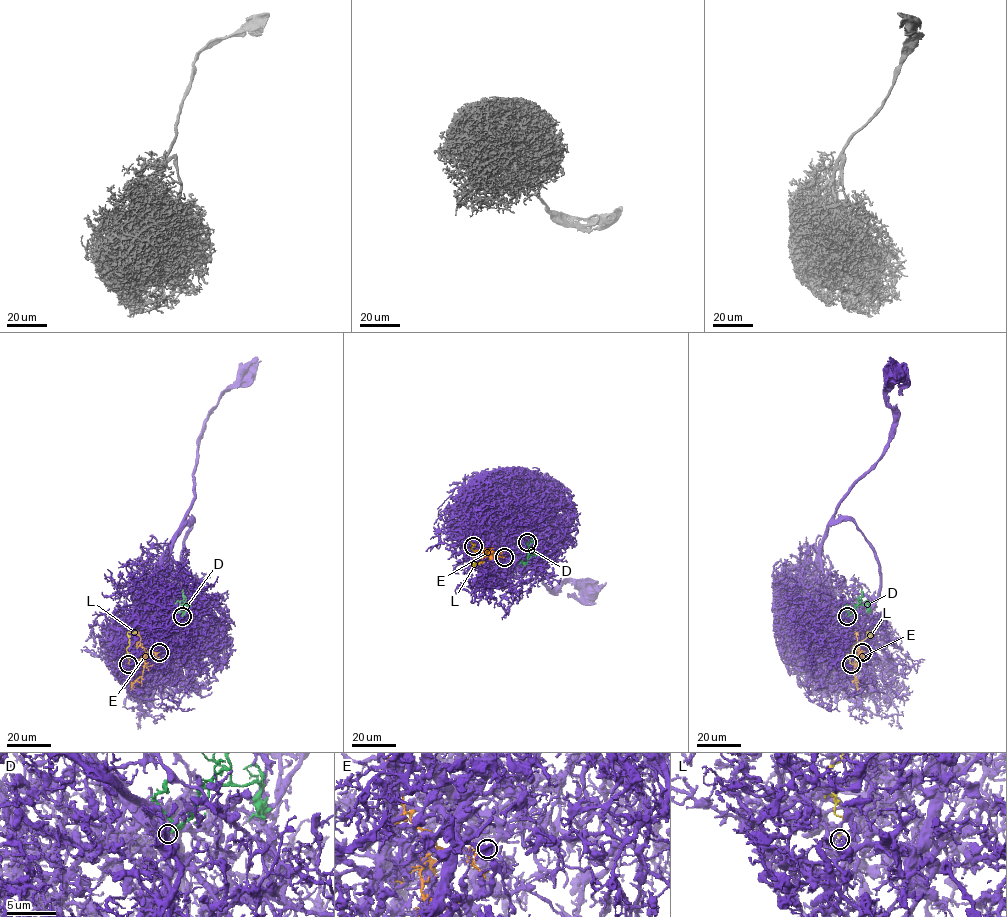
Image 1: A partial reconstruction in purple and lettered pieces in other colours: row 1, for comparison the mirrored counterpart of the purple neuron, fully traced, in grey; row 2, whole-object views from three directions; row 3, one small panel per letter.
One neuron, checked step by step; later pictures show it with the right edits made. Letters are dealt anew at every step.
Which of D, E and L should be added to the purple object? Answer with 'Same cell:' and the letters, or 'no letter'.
Same cell: D

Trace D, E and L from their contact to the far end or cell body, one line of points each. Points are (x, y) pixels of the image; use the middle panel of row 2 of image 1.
D: (527, 543), (531, 549), (527, 562), (519, 563)
E: (504, 557), (490, 554), (490, 549), (475, 552)
L: (473, 546), (472, 565), (484, 561)

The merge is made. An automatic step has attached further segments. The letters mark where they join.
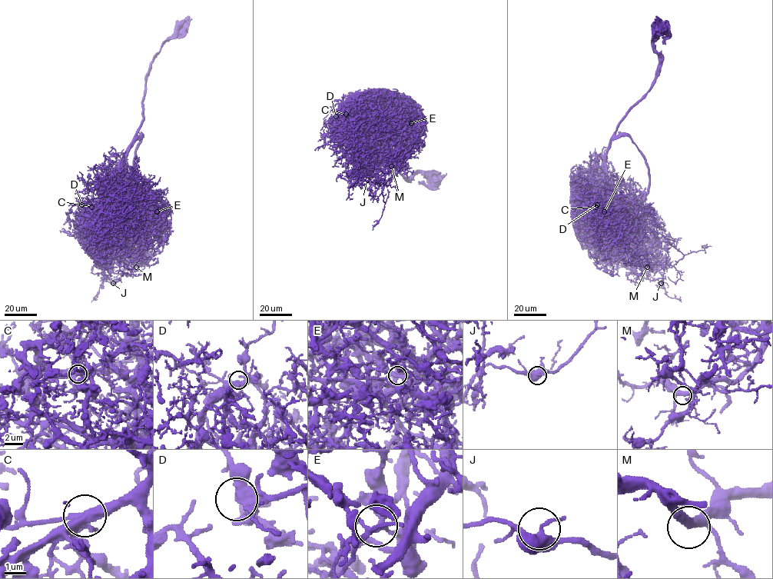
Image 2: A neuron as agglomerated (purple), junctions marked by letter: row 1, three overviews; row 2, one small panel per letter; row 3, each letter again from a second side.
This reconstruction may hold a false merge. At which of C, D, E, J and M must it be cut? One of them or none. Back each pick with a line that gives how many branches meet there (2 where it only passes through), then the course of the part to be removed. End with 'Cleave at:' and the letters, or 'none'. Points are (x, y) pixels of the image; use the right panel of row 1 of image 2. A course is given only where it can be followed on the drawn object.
E: 5 branches meet; foreign part runs (604, 211), (602, 221), (625, 237), (623, 251), (660, 264), (665, 294), (681, 302)
Cleave at: E

